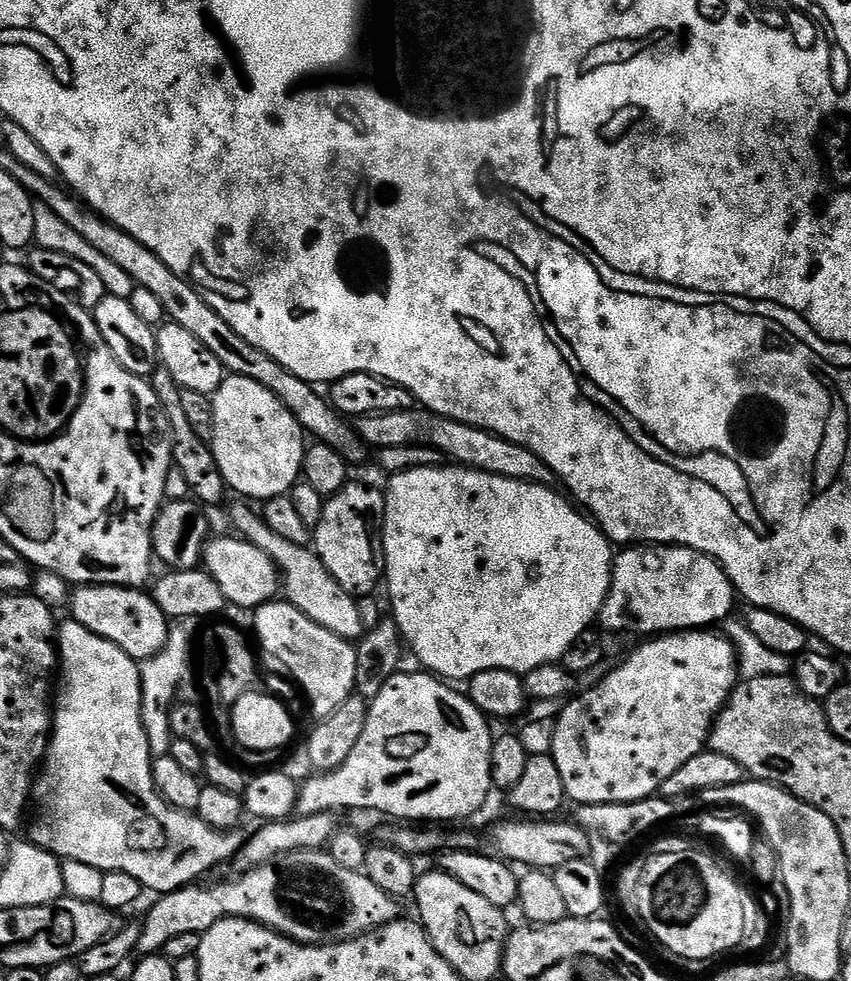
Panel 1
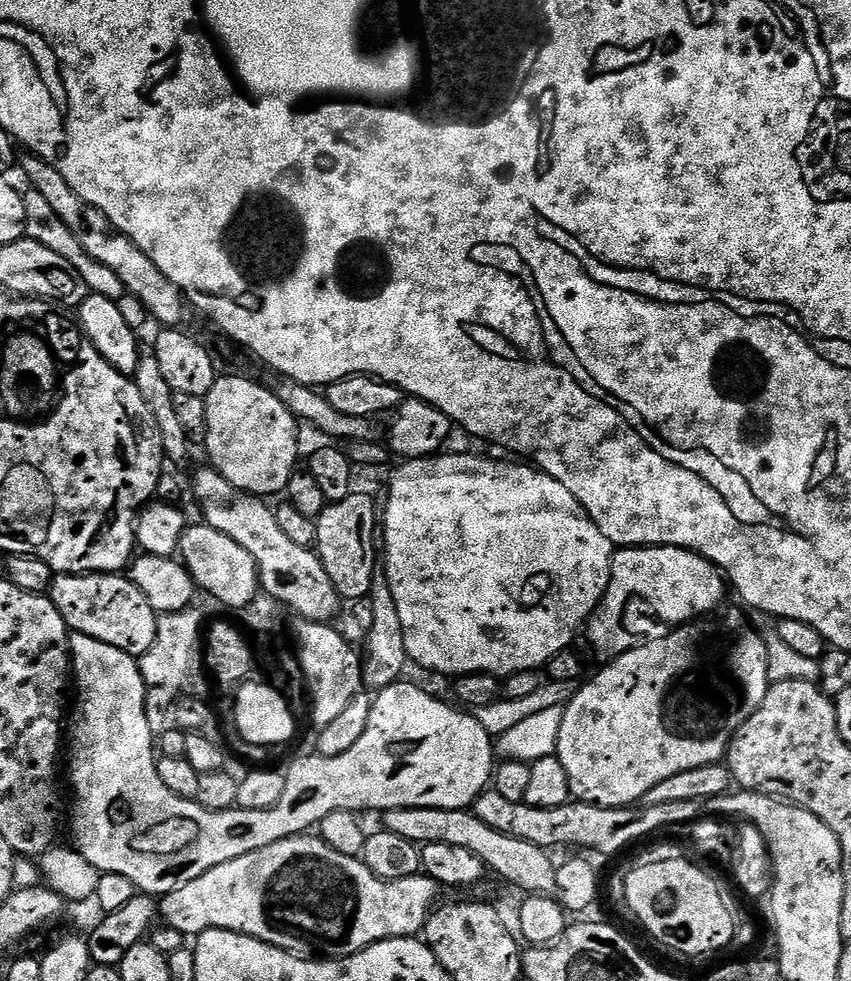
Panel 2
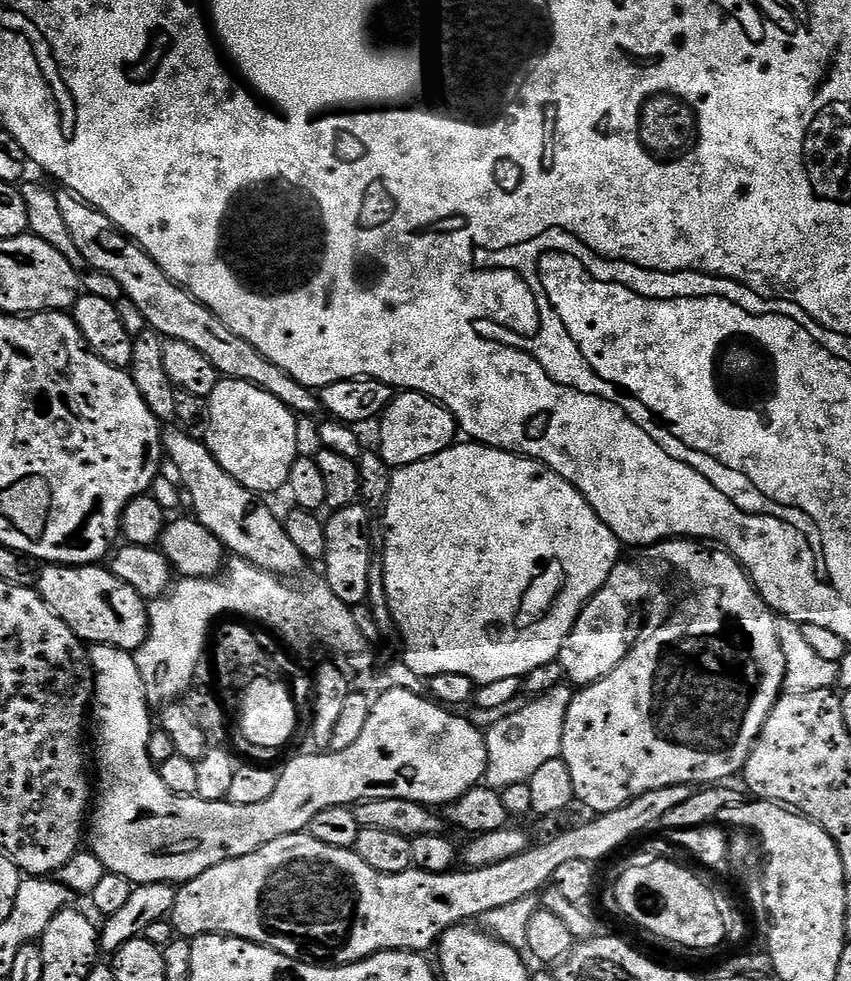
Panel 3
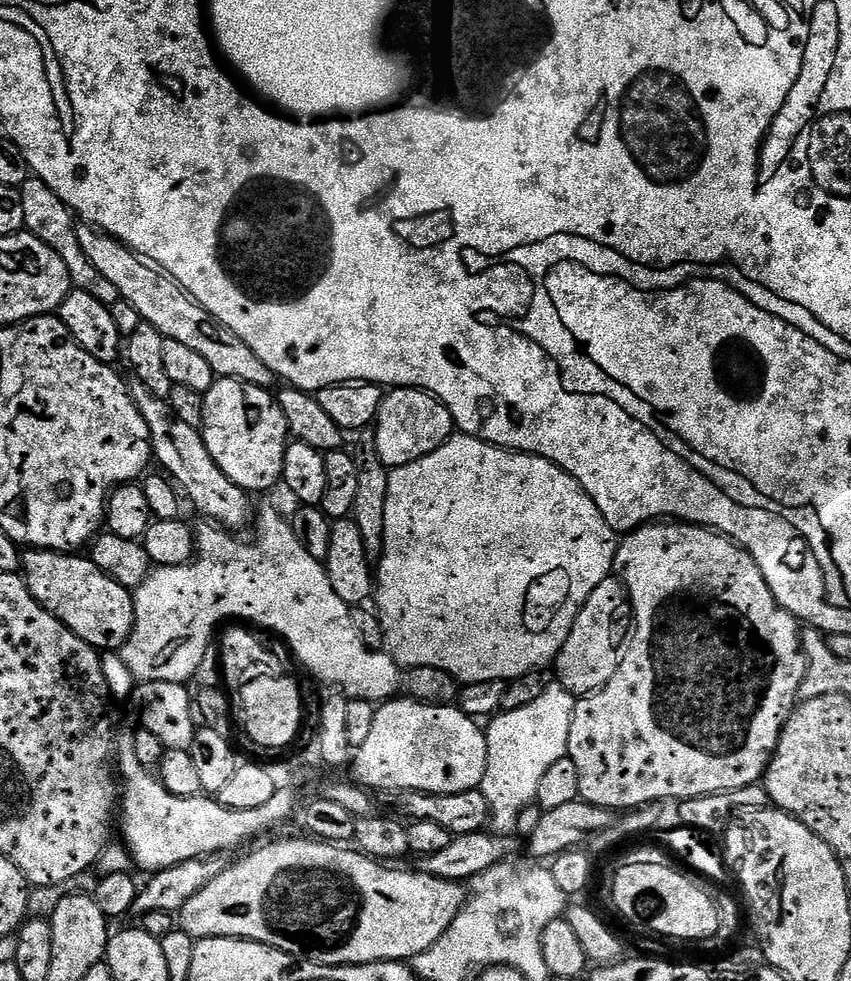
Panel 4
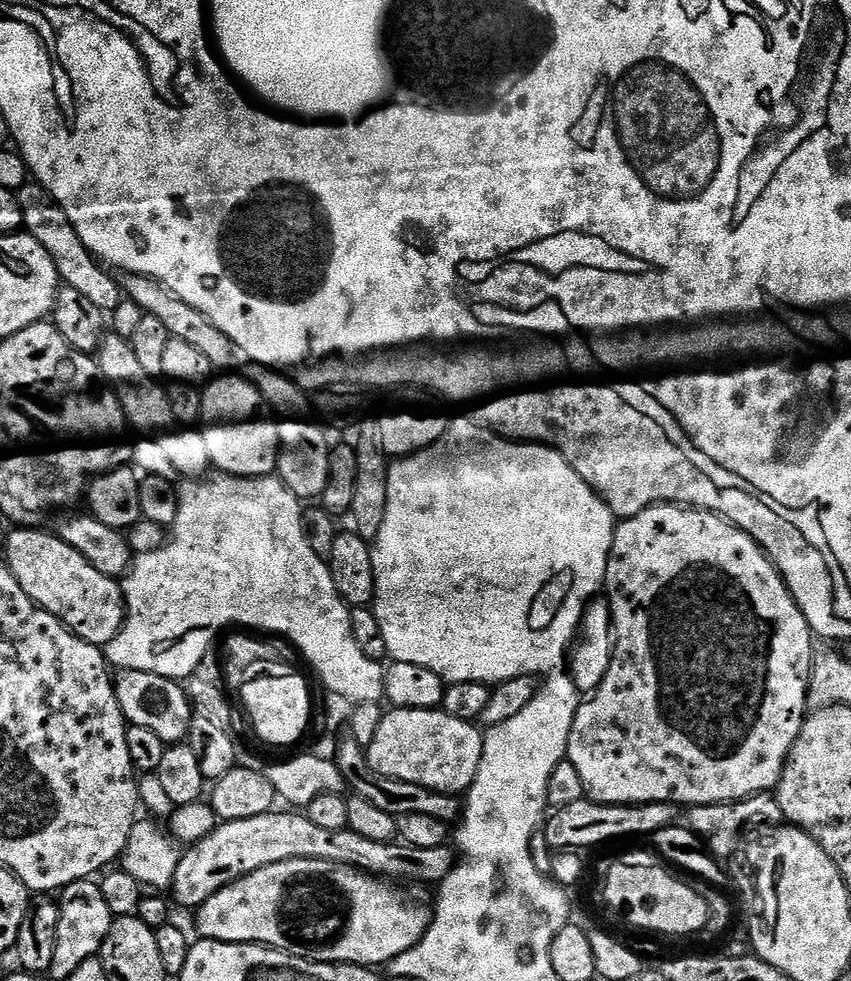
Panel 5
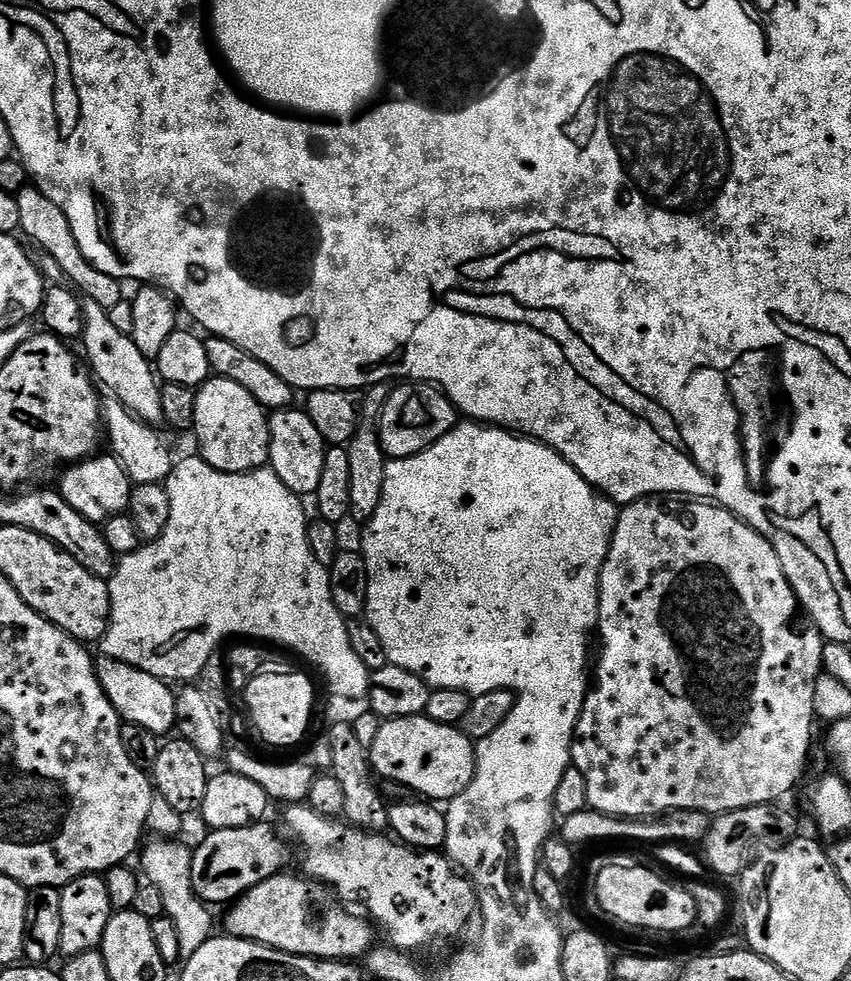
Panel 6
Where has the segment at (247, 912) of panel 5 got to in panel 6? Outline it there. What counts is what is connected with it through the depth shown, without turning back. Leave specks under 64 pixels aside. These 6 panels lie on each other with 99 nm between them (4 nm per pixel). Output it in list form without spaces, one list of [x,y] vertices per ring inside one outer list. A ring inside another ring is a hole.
[[[287,874],[272,876],[266,882],[244,893],[227,909],[227,912],[229,911],[227,935],[237,936],[240,940],[253,940],[255,944],[265,944],[268,948],[277,948],[279,952],[310,956],[313,960],[352,962],[363,957],[374,944],[373,925],[363,915],[355,916],[352,913],[355,911],[345,907],[325,885],[297,876],[287,876]]]

